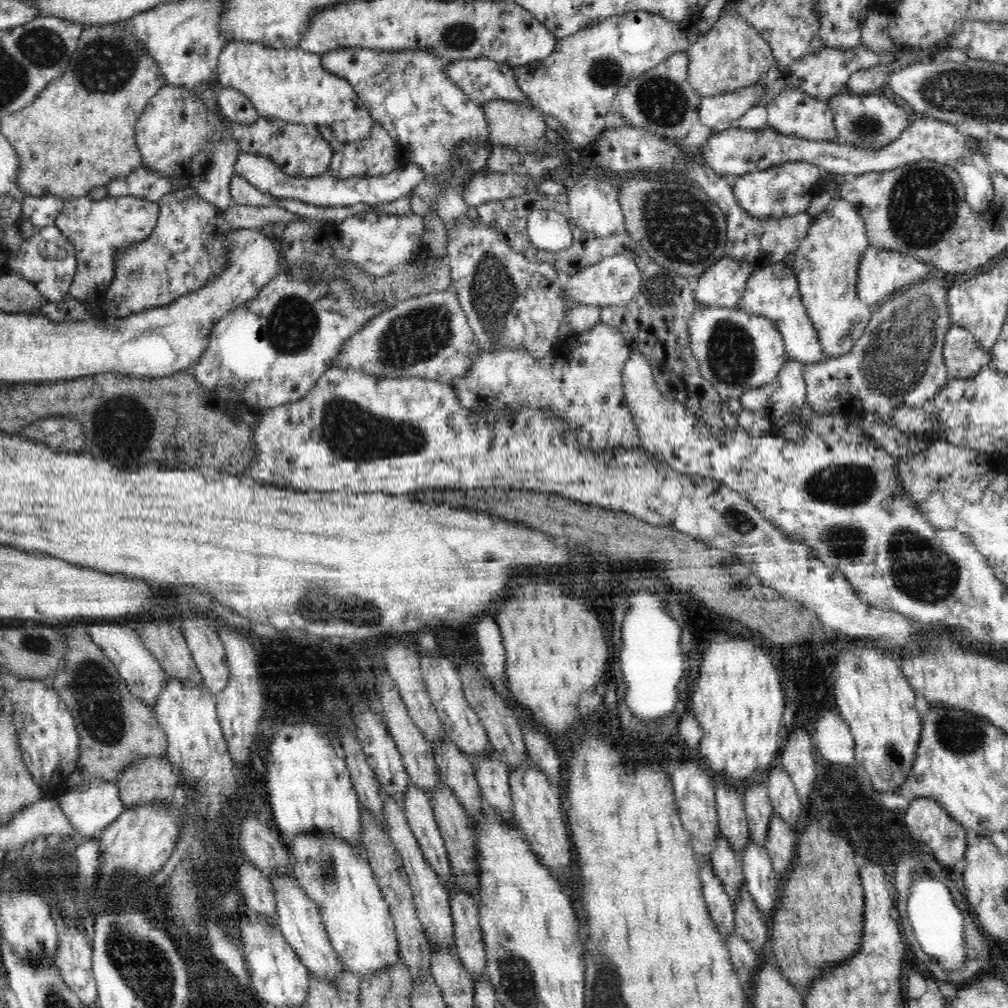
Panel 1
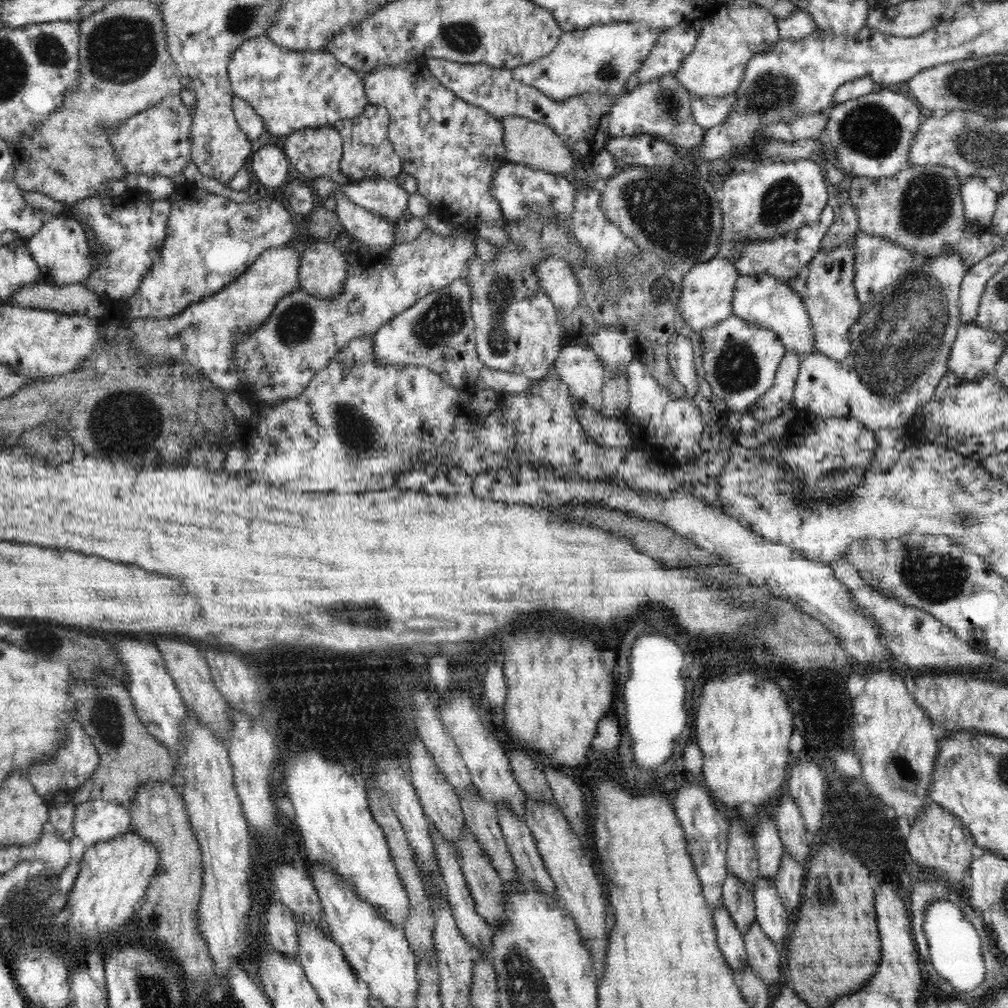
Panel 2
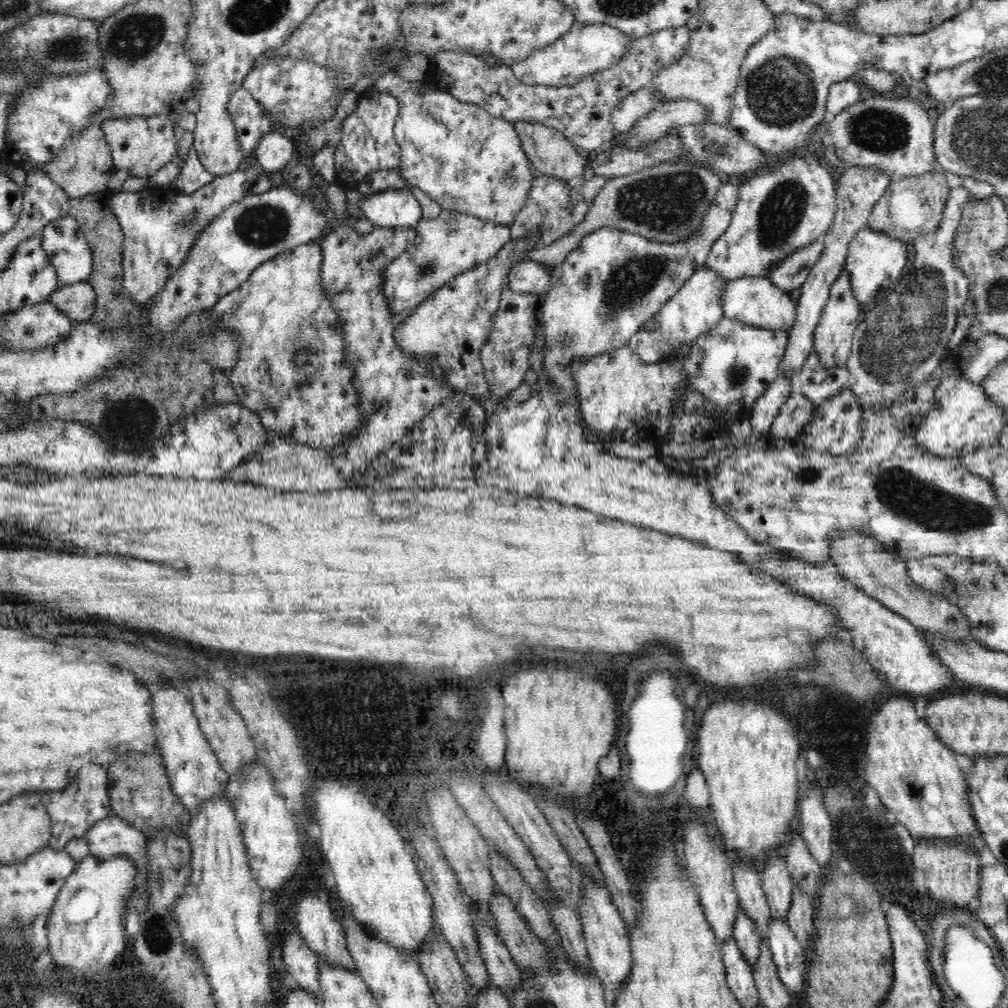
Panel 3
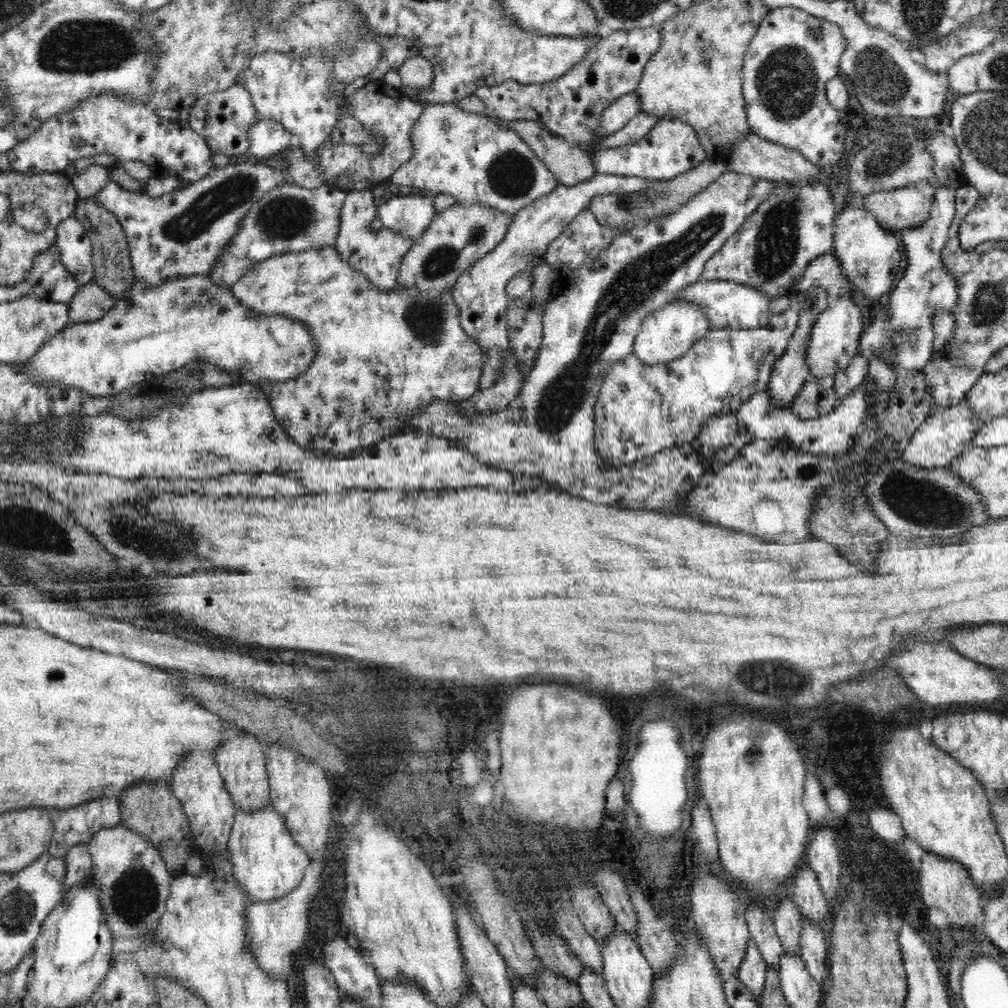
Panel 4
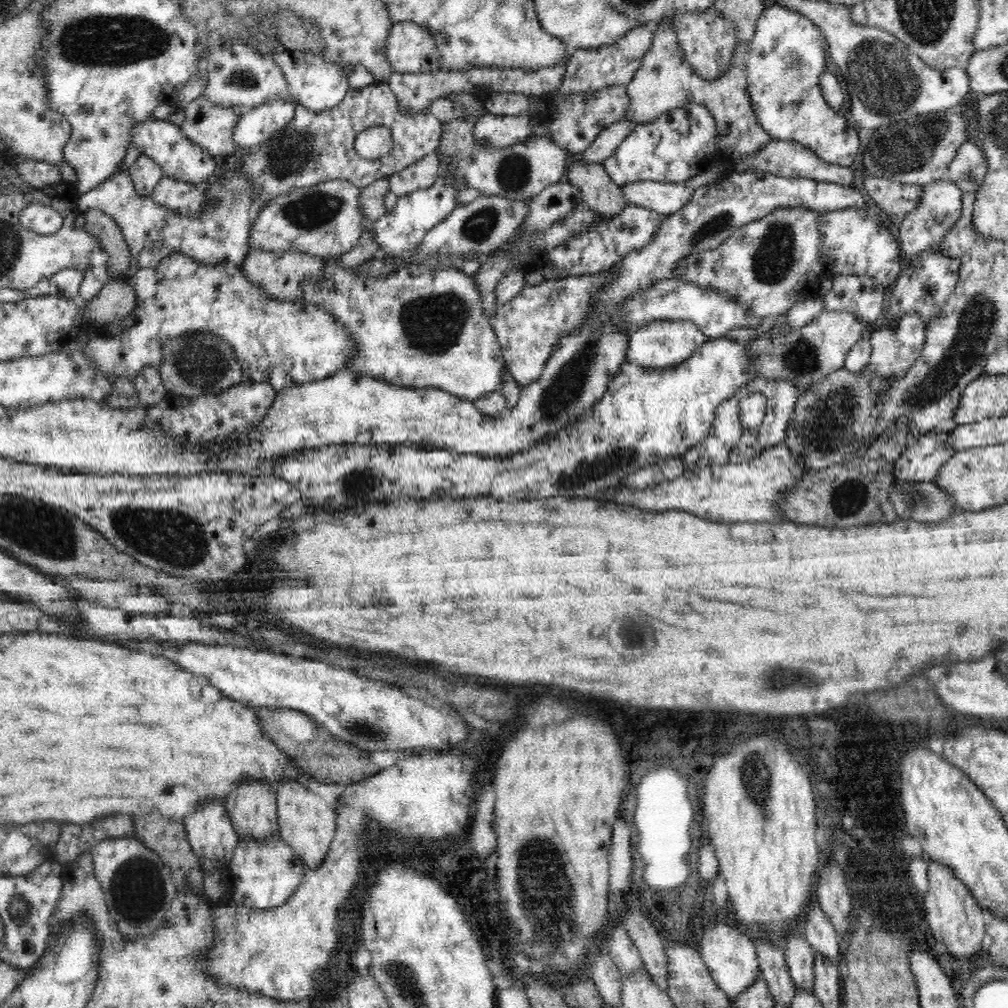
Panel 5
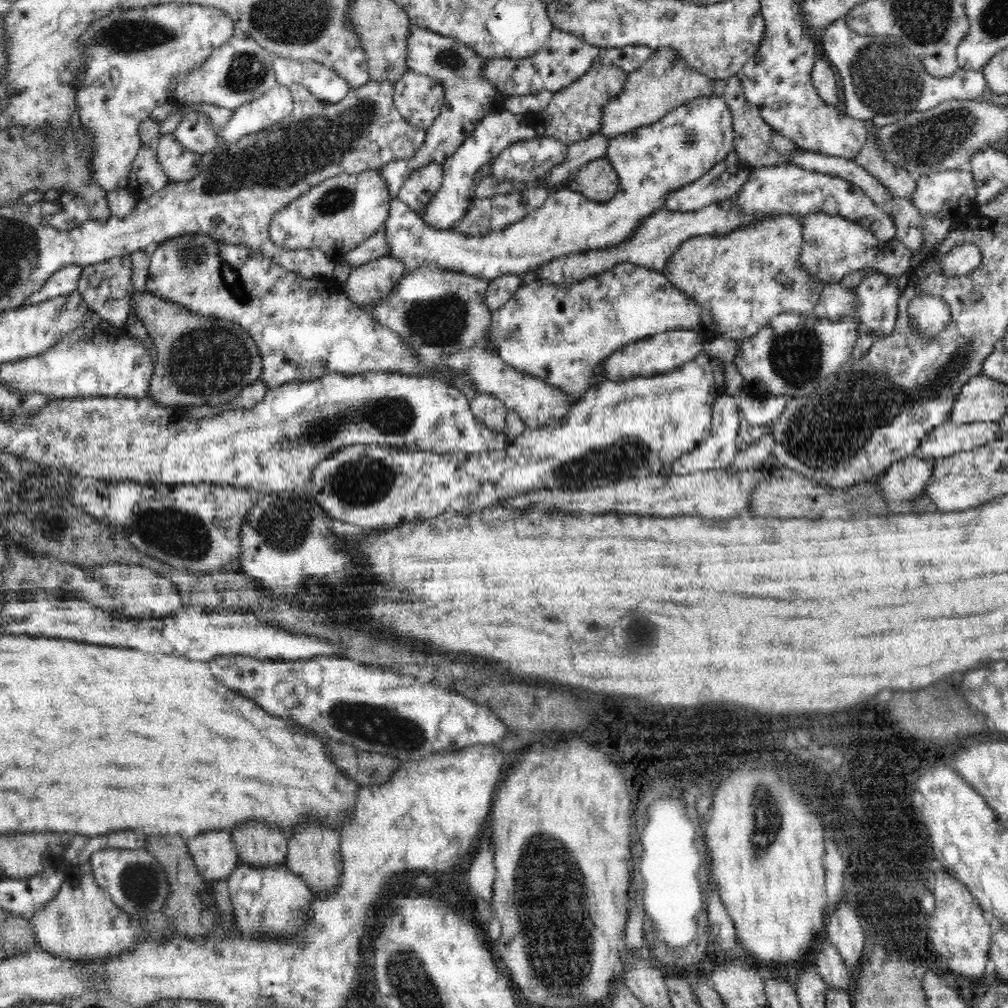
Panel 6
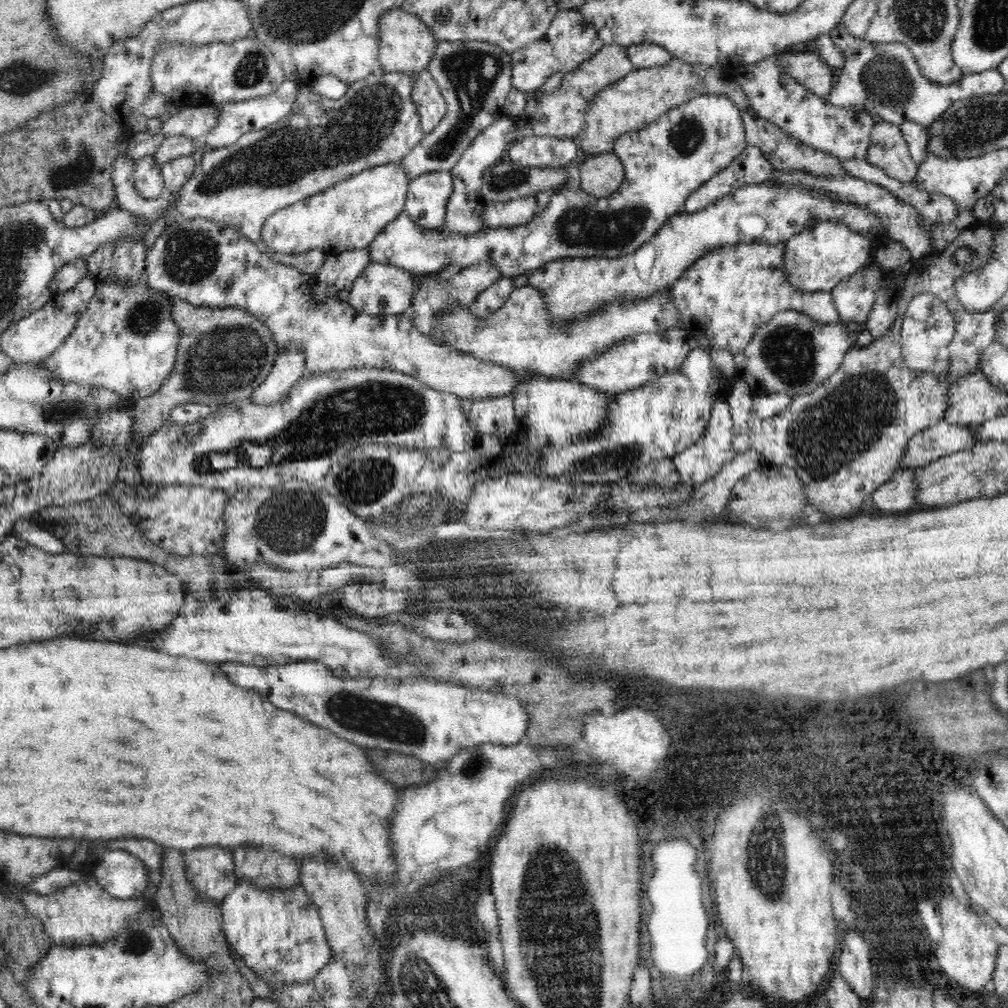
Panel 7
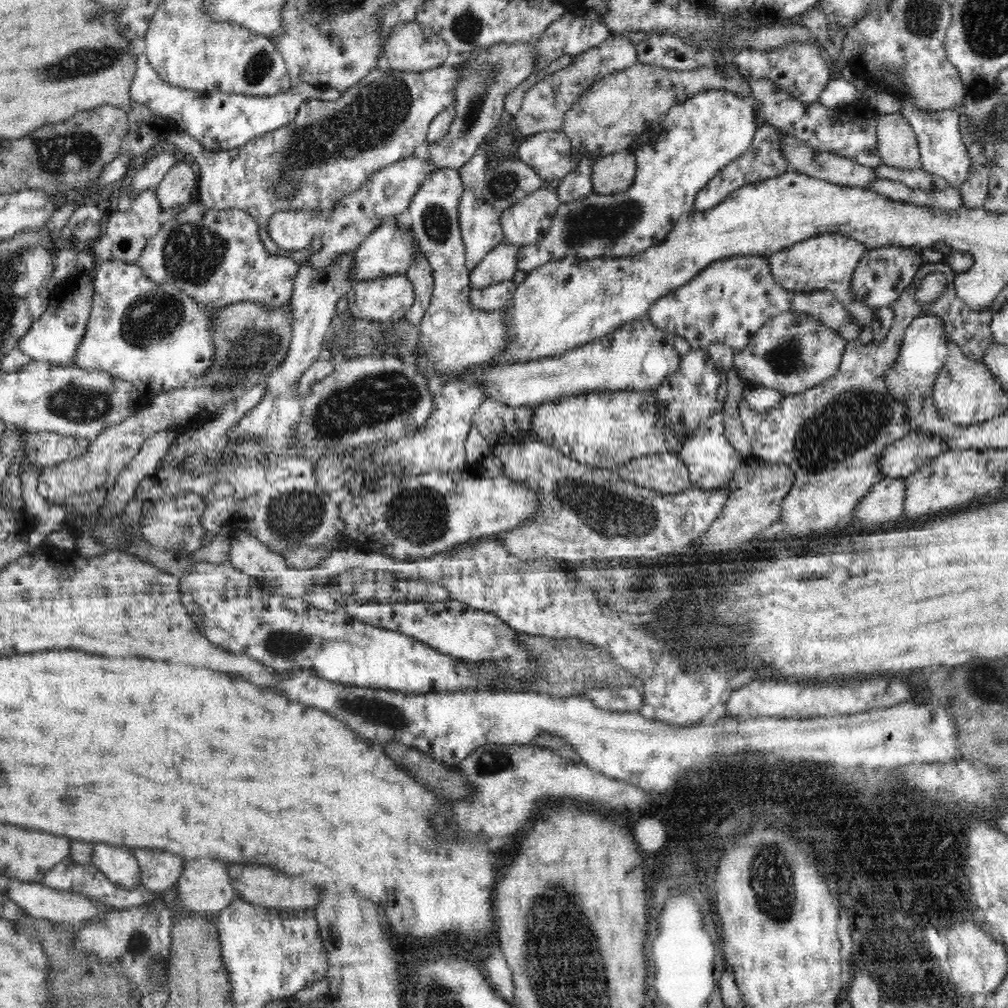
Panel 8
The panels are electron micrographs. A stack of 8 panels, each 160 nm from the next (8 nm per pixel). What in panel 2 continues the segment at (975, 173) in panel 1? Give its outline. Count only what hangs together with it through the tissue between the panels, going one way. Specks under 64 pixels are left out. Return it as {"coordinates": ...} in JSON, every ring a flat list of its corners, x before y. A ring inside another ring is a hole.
{"coordinates":[[980,176,968,177,961,185,964,213,968,227,979,233,992,224,996,210,998,193,988,186,988,181]]}

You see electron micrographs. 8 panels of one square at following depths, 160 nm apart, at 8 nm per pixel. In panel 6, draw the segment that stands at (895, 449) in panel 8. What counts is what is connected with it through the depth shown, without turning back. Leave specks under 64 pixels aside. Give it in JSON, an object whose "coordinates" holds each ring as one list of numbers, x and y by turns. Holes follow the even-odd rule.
{"coordinates":[[948,420,928,434,914,456,935,461,953,456,958,452,976,449,979,446,992,443,998,438,1003,438,1003,436,1001,424,998,422,955,425]]}

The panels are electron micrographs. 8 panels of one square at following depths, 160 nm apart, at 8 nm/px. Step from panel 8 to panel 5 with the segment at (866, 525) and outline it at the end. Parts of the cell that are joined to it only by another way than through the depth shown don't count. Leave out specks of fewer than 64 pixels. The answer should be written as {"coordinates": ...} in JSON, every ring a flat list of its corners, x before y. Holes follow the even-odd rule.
{"coordinates":[[938,430,918,438,909,437,905,450,894,464,895,482,914,484,935,481,944,462,955,454,947,444,948,438,948,431]]}

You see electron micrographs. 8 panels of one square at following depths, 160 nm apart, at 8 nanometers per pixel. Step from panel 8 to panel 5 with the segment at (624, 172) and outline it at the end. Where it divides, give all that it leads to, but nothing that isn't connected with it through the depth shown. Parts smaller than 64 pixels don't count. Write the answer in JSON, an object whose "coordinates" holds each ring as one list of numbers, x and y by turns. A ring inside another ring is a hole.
{"coordinates":[[577,162,568,168,569,183,580,189,583,204,589,210,606,219,612,219,624,210,627,205,625,196,606,172,603,163]]}

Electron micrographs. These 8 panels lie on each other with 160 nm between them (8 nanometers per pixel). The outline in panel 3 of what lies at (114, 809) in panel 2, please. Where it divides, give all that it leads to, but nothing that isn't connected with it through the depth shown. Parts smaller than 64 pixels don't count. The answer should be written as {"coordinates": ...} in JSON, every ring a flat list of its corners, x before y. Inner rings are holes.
{"coordinates":[[110,814,92,824,84,837,88,843,90,853,100,859,109,859,118,855,132,857,132,861,136,863,136,878,134,878,134,888,130,892,131,896,125,907,124,919,134,913,144,914,148,910,148,898,150,898,150,894,145,887,147,885,147,866,149,865,147,863,147,837,145,834,140,829,126,823,118,815]]}

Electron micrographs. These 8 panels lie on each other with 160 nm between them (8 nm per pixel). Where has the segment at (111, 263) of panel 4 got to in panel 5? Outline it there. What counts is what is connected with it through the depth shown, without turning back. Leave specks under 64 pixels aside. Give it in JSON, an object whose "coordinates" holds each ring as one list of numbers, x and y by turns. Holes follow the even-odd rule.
{"coordinates":[[98,208,88,210,84,216,85,230,99,242,102,252,108,253,108,272,113,278,127,280,131,252,118,223]]}

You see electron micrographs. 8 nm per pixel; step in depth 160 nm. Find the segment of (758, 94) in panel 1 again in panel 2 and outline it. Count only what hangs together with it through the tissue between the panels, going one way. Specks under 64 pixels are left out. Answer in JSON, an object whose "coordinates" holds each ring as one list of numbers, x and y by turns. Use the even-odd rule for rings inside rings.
{"coordinates":[[736,93,723,97,693,97,692,104,690,105,692,105,694,121,704,130,709,127,718,126,718,124,726,122,730,112,734,110,736,100,738,100]]}

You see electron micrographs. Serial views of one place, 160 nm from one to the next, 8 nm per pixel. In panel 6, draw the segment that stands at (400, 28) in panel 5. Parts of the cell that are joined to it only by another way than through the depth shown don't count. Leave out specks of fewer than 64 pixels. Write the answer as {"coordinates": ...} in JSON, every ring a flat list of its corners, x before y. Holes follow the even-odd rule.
{"coordinates":[[411,24,407,36,407,70,430,76,440,82,444,88,444,100,439,115,427,128,424,144,418,148,418,152,412,158,396,160,380,170,392,199,397,198,403,180,420,165,431,162,442,165,471,135,475,124,482,120,484,115,503,110,502,102,496,100,501,92,484,79,482,69,487,60,488,58,482,58,458,39,443,37]]}

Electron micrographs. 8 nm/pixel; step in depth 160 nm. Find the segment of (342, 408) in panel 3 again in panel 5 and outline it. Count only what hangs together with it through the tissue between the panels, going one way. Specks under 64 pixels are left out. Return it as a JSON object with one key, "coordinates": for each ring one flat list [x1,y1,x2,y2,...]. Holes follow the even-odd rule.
{"coordinates":[[254,248,254,250,250,250,248,256,243,260,241,271,252,284,257,284,267,296,271,296,272,300,291,300,292,302,315,304,316,308,327,310,340,324,343,324,345,330,351,334,353,344,355,344,355,357,347,360,347,366,344,370,351,370,356,374,363,374,364,376,373,376,388,384,395,384,396,386,403,386,404,388,437,388,438,390,449,392,454,396,473,403,475,400,478,400,483,393,501,390,502,379,500,376,503,366,505,365,505,358,503,357,501,344,498,342,493,325,482,308,479,288,477,288,470,276,456,268,445,267,434,269,424,265,406,264,394,272,394,274,382,280,372,275,366,275,364,277,356,268,346,269,338,264,338,260,339,258,334,256,322,258,298,251,266,252,259,248]]}

